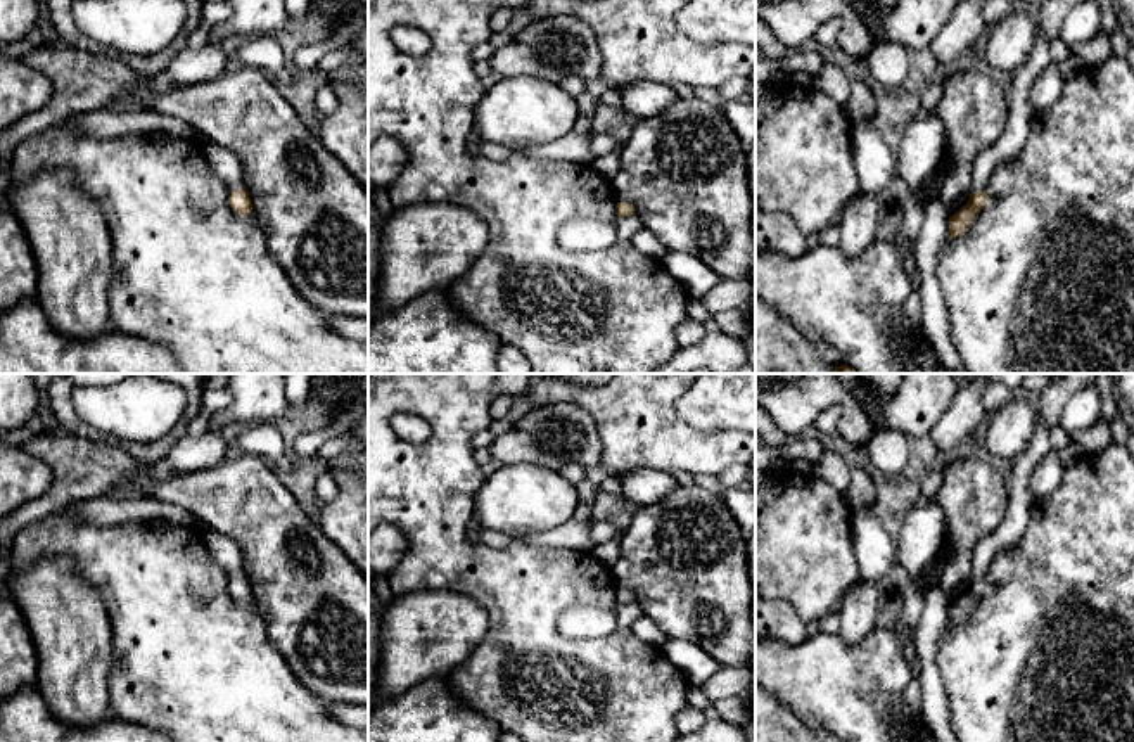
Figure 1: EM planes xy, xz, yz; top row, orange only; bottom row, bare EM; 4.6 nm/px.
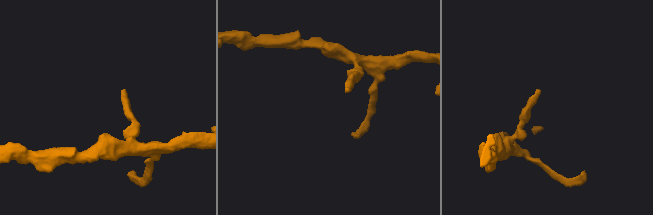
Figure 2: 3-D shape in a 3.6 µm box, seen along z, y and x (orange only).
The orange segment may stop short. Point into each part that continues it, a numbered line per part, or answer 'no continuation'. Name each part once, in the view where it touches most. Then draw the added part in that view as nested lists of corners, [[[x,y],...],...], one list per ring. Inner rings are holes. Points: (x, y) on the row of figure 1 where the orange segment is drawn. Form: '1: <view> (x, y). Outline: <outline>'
1: xy (223, 163). Outline: [[[206,140],[204,156],[211,170],[223,180],[228,192],[244,189],[240,159],[232,150]]]

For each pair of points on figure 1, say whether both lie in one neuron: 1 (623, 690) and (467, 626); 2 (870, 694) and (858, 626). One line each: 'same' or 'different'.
1: different
2: different

